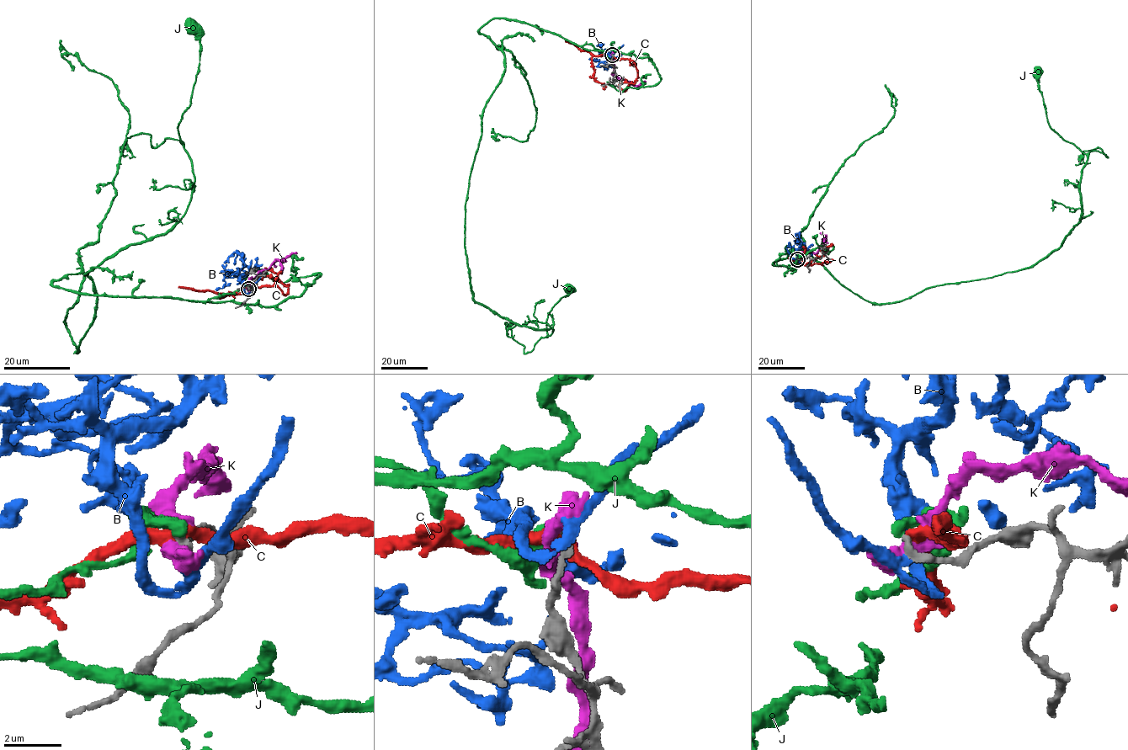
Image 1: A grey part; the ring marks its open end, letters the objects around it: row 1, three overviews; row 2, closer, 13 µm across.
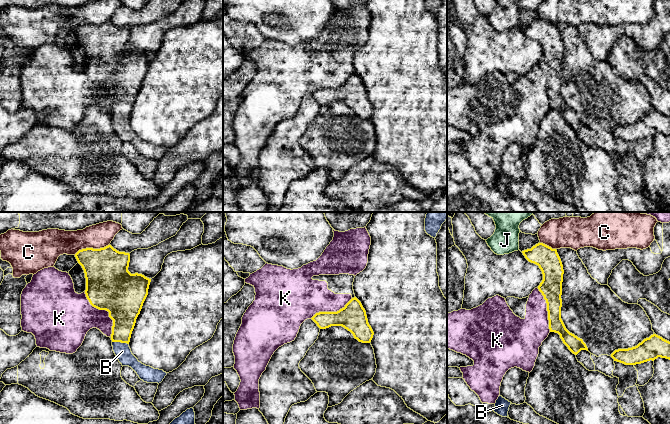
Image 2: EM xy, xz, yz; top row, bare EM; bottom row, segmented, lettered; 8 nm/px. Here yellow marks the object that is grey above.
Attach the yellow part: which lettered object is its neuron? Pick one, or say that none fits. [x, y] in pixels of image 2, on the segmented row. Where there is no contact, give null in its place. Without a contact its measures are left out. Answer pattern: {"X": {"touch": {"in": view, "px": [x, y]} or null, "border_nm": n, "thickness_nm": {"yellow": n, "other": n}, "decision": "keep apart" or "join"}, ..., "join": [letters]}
{"B": {"touch": {"in": "xy", "px": [120, 341]}, "border_nm": 140, "thickness_nm": {"yellow": 240, "other": 130}, "decision": "join"}, "C": {"touch": {"in": "xy", "px": [91, 248]}, "border_nm": 300, "thickness_nm": {"yellow": 360, "other": 190}, "decision": "keep apart"}, "J": {"touch": null, "decision": "keep apart"}, "K": {"touch": {"in": "xy", "px": [106, 310]}, "border_nm": 440, "thickness_nm": {"yellow": 380, "other": 300}, "decision": "keep apart"}, "join": ["B"]}

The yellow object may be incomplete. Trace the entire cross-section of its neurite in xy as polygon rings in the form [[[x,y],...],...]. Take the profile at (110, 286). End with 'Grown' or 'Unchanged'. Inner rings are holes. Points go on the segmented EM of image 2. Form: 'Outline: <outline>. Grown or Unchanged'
Outline: [[[111,245],[82,249],[75,257],[85,273],[85,294],[90,304],[108,311],[113,320],[111,340],[119,362],[131,367],[144,382],[161,383],[167,373],[139,362],[129,347],[151,279],[131,274],[128,271],[130,254],[119,252]]]. Grown

